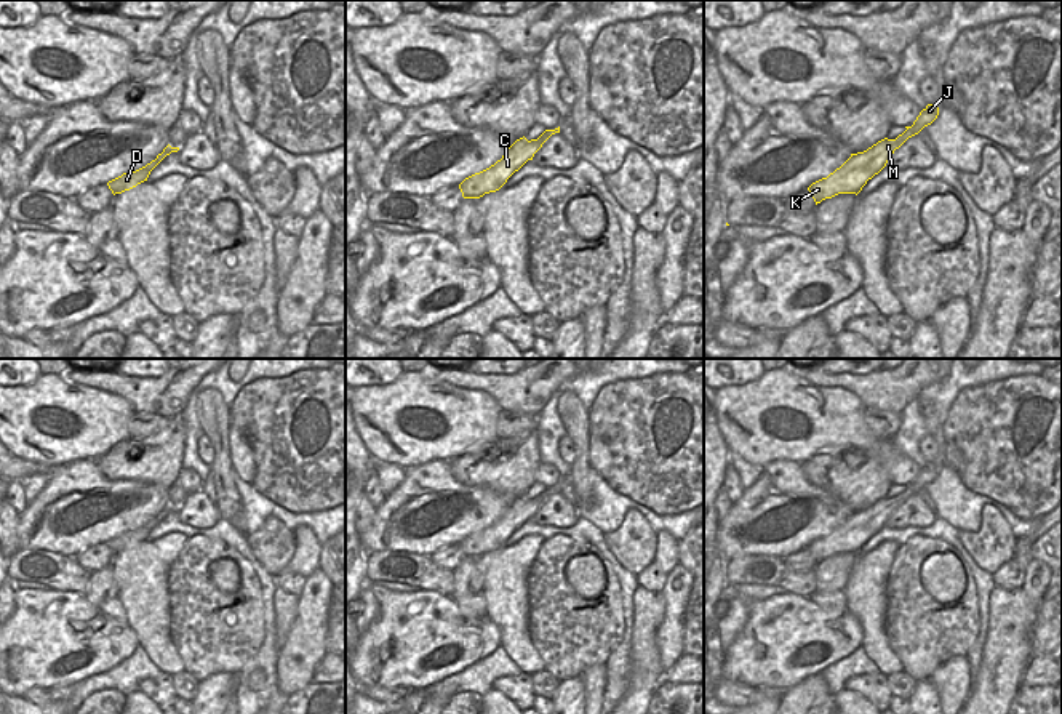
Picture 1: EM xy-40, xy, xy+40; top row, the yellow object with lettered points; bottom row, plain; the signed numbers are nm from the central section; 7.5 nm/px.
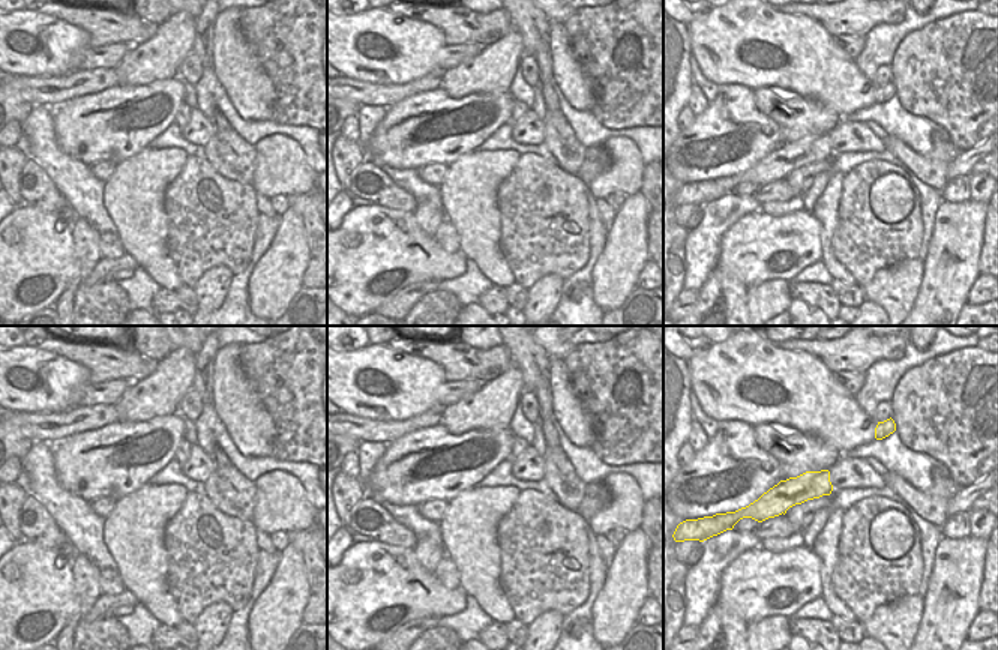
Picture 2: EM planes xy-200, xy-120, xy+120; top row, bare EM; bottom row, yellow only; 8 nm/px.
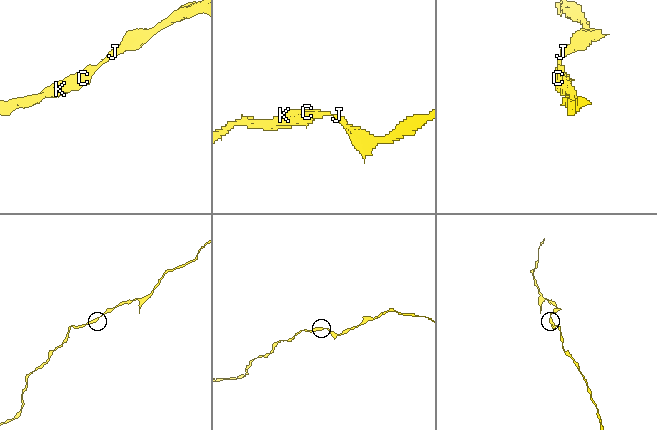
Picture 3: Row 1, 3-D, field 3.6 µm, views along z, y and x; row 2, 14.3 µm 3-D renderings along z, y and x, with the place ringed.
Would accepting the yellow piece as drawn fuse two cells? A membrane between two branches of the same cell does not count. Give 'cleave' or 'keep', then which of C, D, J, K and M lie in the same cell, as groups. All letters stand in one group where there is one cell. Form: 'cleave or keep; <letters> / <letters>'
keep; C D J K M

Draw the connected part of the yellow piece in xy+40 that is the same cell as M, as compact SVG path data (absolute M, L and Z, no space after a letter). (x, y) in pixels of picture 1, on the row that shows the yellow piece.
M928 104L912 126L896 139L881 139L864 152L851 154L851 157L827 178L812 183L808 191L816 205L838 194L859 194L862 187L878 174L888 163L889 157L908 138L918 134L924 126L931 125L939 115L939 107Z

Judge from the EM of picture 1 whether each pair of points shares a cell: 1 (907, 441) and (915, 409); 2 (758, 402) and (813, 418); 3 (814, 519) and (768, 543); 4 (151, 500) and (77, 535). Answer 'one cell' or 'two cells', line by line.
1: one cell
2: one cell
3: one cell
4: one cell

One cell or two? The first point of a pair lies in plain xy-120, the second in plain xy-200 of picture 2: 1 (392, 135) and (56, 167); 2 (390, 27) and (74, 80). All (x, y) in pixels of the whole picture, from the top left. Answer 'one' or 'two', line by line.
1: two
2: two

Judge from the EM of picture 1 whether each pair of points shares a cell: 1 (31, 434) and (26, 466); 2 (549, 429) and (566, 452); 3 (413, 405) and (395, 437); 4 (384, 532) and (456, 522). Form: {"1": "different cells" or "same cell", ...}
{"1": "different cells", "2": "different cells", "3": "same cell", "4": "same cell"}

